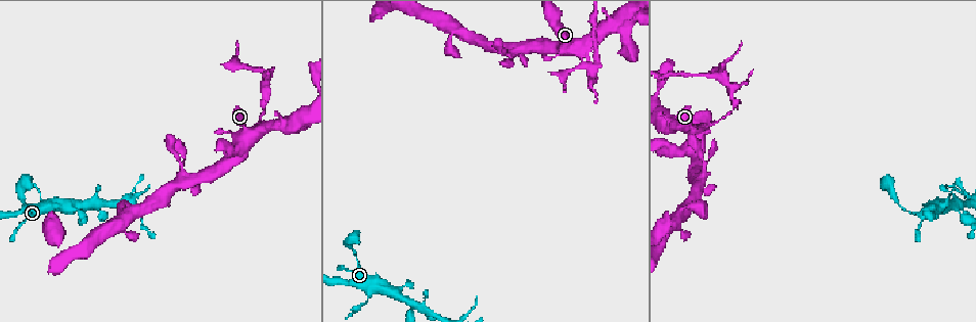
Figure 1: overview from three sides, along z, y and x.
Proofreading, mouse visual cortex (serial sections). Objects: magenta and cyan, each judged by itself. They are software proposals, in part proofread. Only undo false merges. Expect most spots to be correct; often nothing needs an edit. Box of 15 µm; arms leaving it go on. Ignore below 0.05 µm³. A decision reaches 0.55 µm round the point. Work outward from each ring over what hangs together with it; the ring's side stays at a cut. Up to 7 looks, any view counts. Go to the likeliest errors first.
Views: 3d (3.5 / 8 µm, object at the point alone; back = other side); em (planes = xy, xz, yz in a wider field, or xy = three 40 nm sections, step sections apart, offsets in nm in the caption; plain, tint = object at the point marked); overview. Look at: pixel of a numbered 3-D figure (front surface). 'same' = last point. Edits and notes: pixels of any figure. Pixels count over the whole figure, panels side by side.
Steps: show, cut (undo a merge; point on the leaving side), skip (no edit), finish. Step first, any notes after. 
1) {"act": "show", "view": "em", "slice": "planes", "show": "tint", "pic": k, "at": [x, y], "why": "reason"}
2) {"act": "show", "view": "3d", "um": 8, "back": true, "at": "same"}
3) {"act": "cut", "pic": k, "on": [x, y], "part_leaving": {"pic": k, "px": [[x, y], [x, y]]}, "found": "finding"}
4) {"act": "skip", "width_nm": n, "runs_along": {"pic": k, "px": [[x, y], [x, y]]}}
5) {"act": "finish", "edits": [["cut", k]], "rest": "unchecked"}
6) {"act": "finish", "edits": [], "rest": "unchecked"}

{"act": "show", "view": "3d", "um": 3.5, "pic": 1, "at": [704, 124], "why": "sudden change in width"}

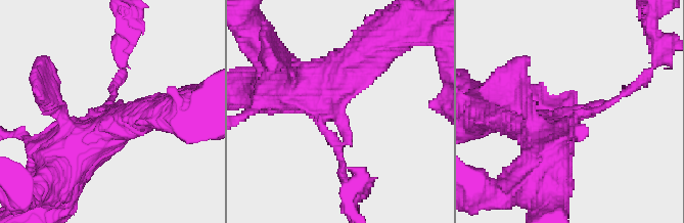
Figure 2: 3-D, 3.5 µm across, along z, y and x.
{"act": "show", "view": "em", "slice": "planes", "show": "tint", "pic": 2, "at": [576, 113], "arm_widths_nm": [100, 600]}

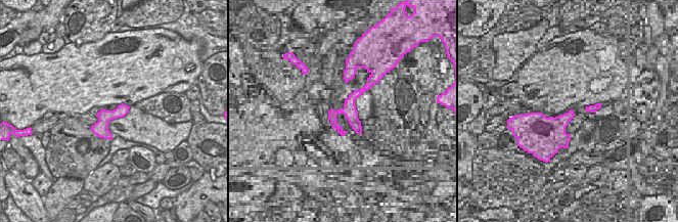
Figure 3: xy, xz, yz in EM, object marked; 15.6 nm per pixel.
{"act": "cut", "pic": 2, "on": [634, 85], "found": "a second cell is stuck on"}

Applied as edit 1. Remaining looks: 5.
{"act": "show", "view": "3d", "um": 3.5, "pic": 1, "at": [181, 164], "why": "three-way junction"}

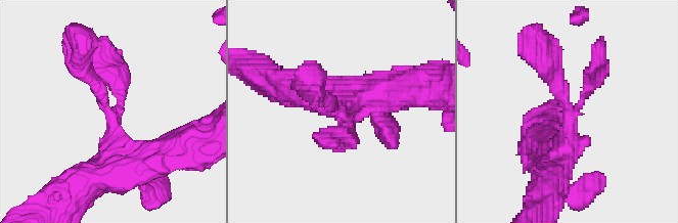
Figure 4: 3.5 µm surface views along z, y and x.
{"act": "skip", "runs_along": {"pic": 4, "px": [[141, 160], [116, 150], [85, 62]]}, "found": "continuous, no second cell"}

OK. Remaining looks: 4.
{"act": "show", "view": "em", "slice": "xy", "step": 5, "show": "tint", "pic": 1, "at": [948, 198], "why": "thin neck"}

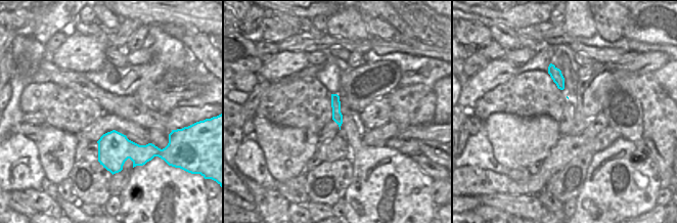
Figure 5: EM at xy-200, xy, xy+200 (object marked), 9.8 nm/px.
{"act": "show", "view": "3d", "um": 3.5, "at": "same"}

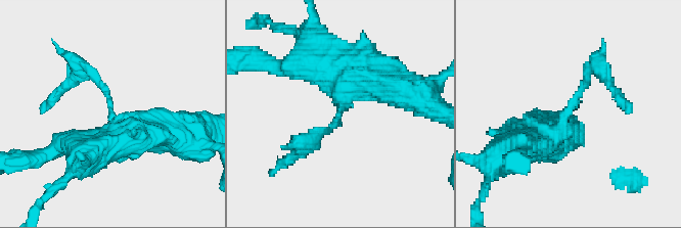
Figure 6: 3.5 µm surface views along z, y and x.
{"act": "cut", "pic": 6, "on": [87, 69], "width_nm": 100, "part_leaving": {"pic": 6, "px": [[109, 96], [81, 67], [46, 105]]}, "found": "two cells meet here"}

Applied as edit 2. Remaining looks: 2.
{"act": "finish", "edits": [["cut", 2], ["cut", 6]], "rest": "unchecked"}

